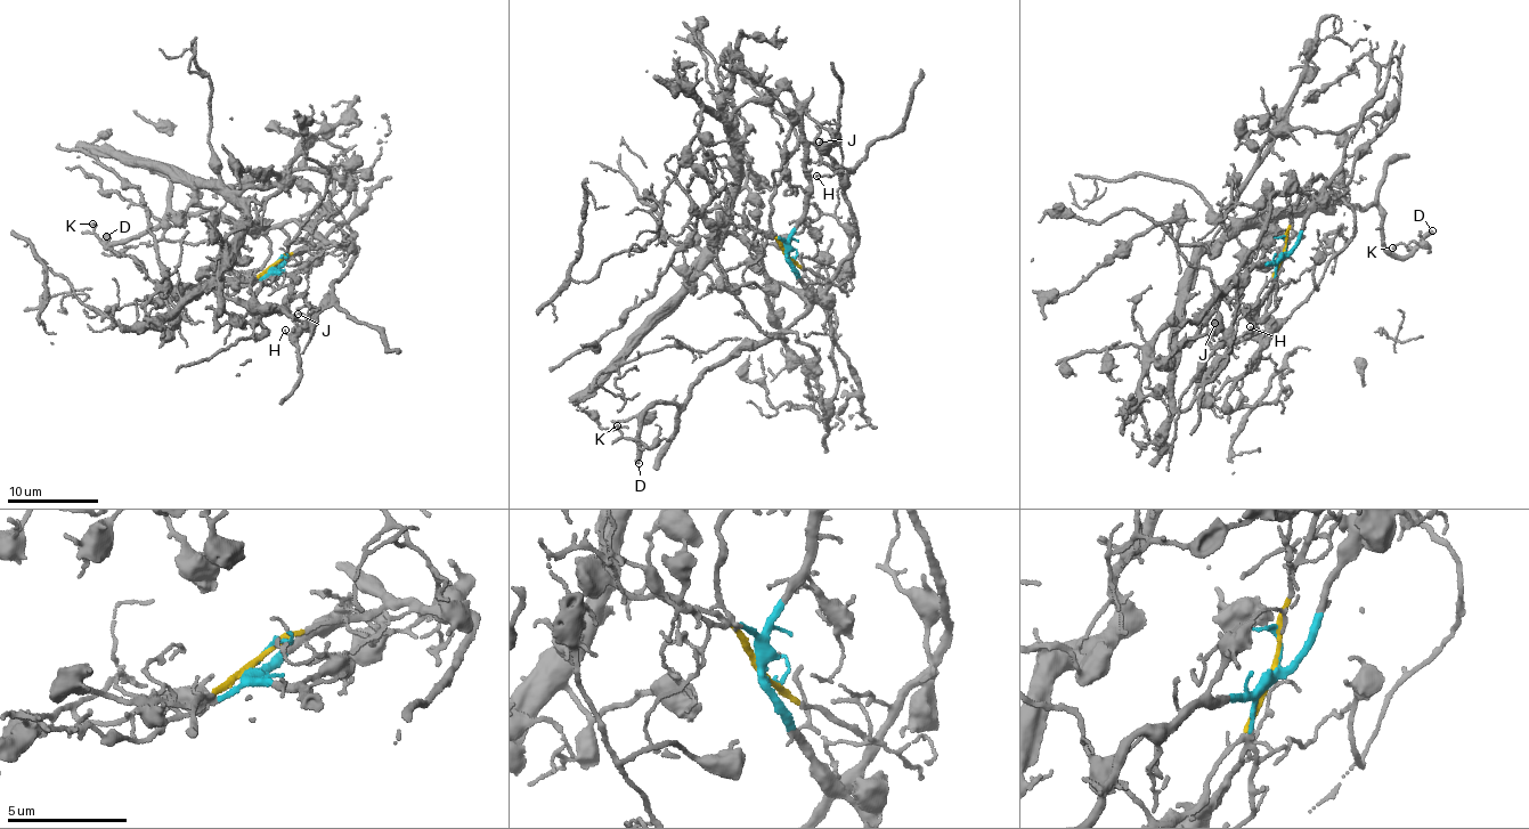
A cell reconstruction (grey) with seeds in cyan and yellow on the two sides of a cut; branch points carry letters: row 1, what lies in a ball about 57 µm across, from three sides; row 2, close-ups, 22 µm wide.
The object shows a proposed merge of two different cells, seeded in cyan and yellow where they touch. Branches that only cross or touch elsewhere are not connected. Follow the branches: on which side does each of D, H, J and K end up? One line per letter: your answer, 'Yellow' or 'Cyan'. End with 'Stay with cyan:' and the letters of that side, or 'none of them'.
D: Yellow
H: Cyan
J: Cyan
K: Yellow
Stay with cyan: H, J

